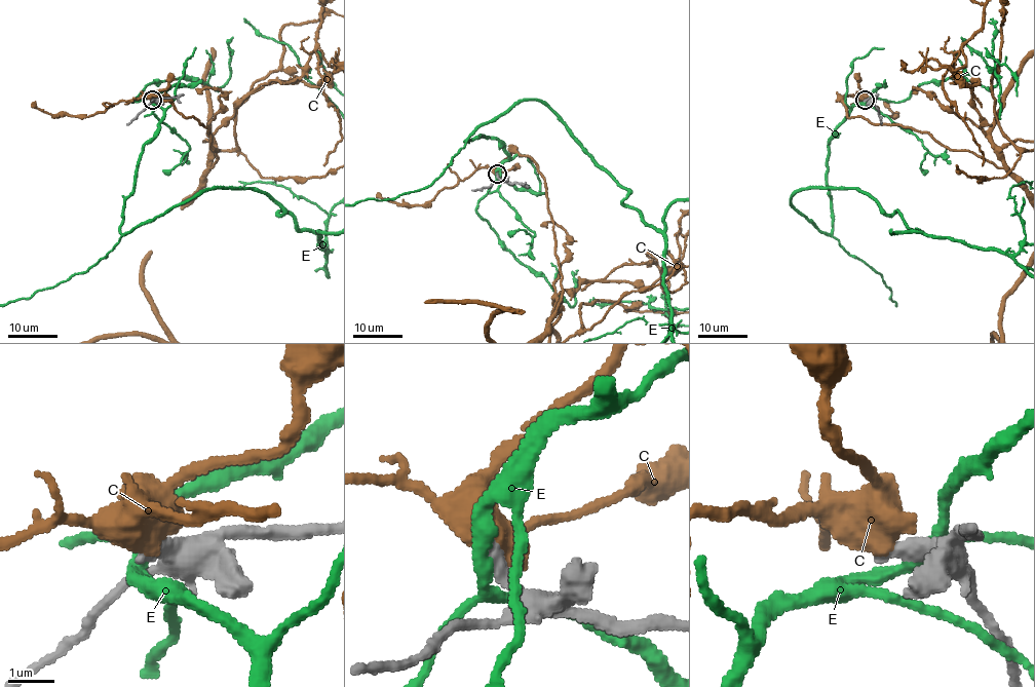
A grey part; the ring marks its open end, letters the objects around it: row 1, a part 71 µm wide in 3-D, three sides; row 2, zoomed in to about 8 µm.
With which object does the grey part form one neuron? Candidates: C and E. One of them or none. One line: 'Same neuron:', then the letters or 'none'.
Same neuron: none

